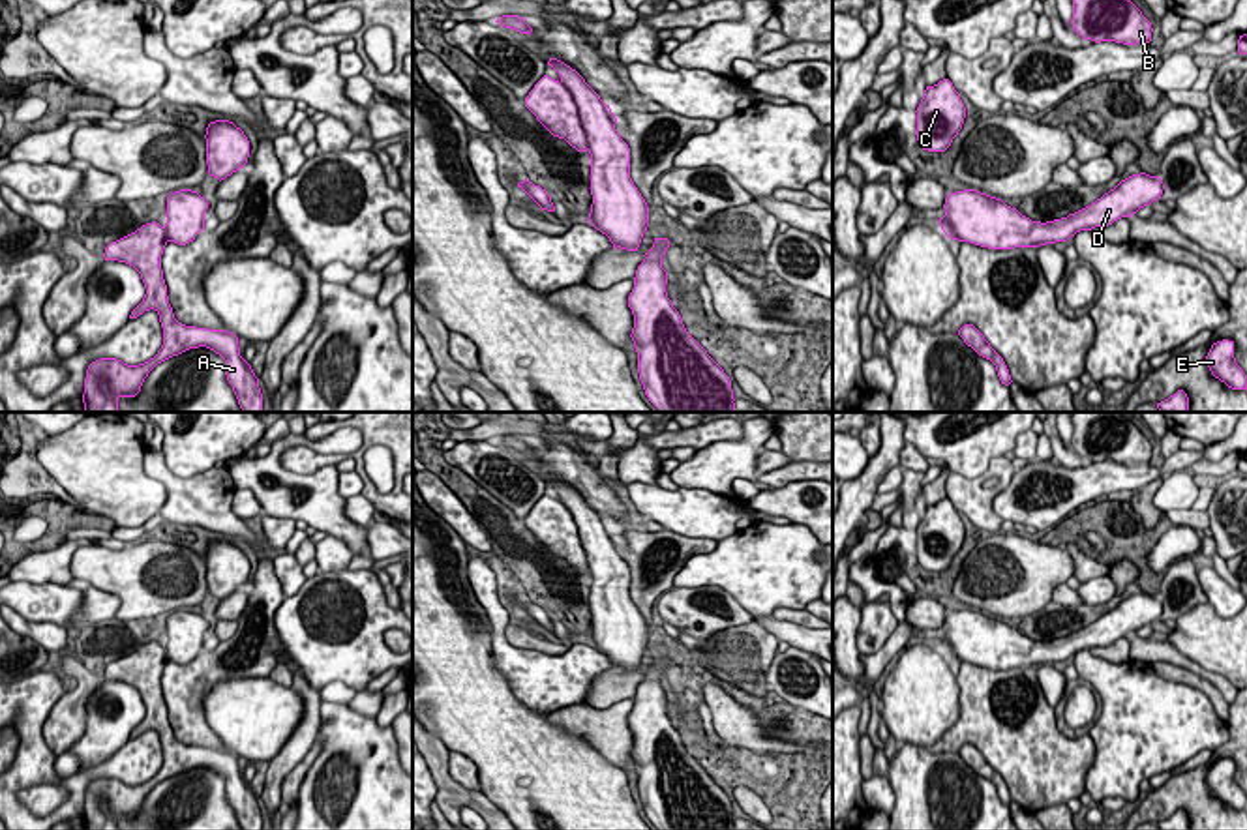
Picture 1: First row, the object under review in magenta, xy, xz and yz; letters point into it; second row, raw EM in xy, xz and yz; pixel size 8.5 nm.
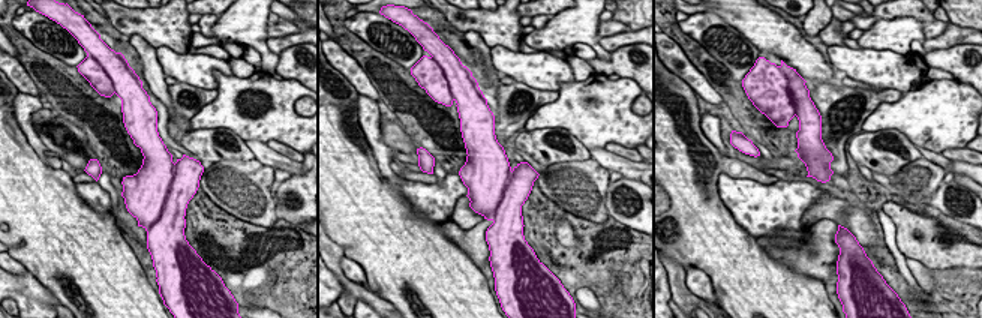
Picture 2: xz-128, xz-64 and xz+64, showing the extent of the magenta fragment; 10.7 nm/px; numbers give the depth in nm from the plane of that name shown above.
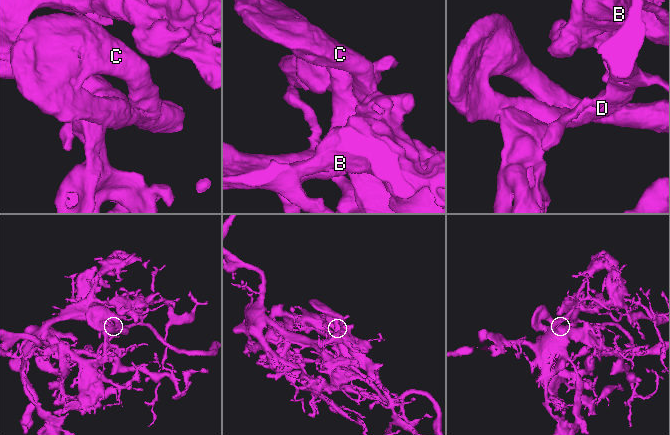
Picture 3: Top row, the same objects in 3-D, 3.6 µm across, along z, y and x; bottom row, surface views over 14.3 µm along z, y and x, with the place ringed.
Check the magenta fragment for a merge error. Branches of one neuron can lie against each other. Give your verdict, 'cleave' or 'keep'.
keep

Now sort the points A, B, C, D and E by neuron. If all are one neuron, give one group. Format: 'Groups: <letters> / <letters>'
Groups: A B C D E

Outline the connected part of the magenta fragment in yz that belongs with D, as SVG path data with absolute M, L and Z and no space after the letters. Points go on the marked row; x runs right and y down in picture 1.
M1133 174L1089 206L1046 223L1031 221L1001 199L964 189L945 197L945 215L939 217L939 225L947 238L988 249L1039 247L1131 217L1159 200L1163 189L1159 176Z

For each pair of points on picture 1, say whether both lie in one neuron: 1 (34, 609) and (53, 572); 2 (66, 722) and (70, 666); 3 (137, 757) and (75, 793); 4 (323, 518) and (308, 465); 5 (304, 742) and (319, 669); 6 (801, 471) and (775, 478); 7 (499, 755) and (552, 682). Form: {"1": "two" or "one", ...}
{"1": "two", "2": "one", "3": "one", "4": "two", "5": "two", "6": "one", "7": "two"}

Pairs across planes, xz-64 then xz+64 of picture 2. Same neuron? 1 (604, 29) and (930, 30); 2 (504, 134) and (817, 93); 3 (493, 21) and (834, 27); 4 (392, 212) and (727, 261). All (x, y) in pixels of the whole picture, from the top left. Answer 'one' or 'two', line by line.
1: one
2: one
3: one
4: one

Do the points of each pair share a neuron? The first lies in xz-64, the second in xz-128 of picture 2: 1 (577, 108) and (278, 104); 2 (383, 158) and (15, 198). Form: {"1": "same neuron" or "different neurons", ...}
{"1": "same neuron", "2": "different neurons"}

